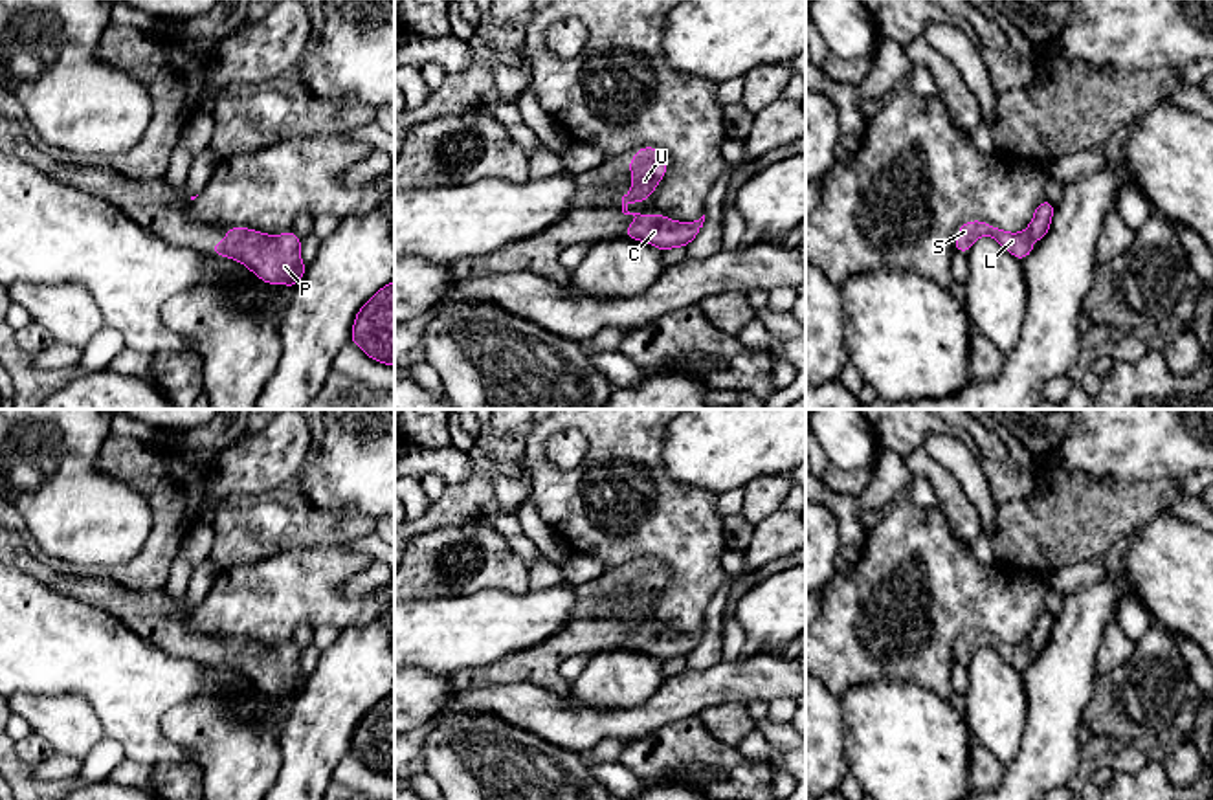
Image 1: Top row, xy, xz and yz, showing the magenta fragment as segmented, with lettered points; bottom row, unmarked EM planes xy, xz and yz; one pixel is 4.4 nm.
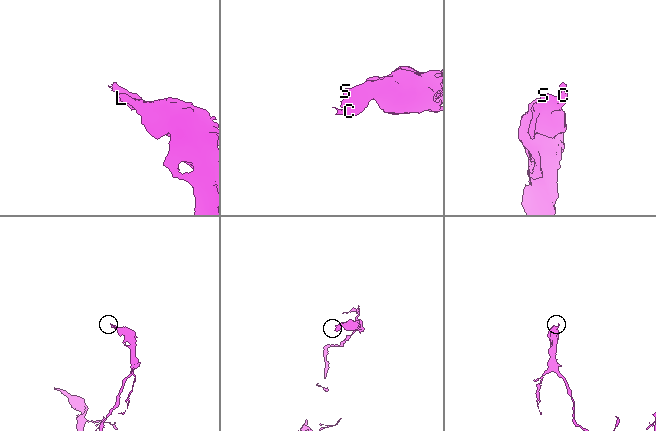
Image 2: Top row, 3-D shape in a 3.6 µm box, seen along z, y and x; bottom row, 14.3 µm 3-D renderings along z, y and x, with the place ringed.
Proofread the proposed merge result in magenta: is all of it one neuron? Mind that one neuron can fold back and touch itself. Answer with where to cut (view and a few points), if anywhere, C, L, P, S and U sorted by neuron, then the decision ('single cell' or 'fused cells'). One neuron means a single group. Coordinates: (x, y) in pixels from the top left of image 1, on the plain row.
no cut; C L P S U; single cell

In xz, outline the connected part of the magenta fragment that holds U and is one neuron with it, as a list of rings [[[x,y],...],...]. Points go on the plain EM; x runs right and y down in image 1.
[[[640,558],[635,569],[629,569],[631,600],[622,607],[622,624],[633,626],[635,635],[626,637],[626,648],[648,653],[661,662],[688,657],[703,639],[705,626],[694,633],[670,631],[666,626],[629,624],[629,613],[646,613],[668,582],[668,572],[655,558]]]

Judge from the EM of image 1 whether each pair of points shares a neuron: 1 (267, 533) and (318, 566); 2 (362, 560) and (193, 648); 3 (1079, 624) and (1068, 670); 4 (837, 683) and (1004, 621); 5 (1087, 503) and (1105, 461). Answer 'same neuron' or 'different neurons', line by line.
1: different neurons
2: different neurons
3: same neuron
4: same neuron
5: different neurons

